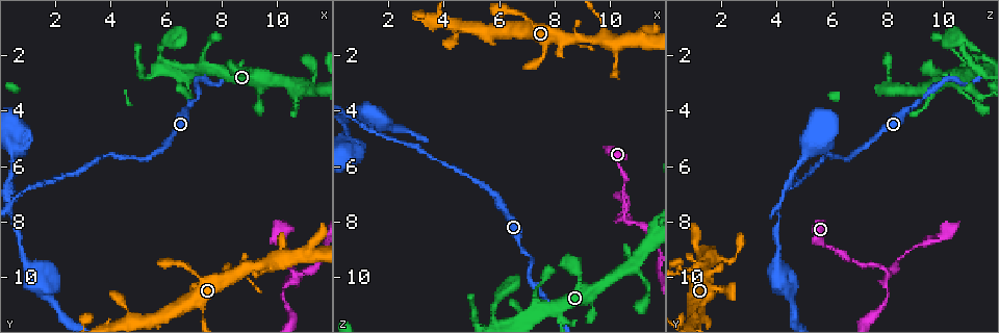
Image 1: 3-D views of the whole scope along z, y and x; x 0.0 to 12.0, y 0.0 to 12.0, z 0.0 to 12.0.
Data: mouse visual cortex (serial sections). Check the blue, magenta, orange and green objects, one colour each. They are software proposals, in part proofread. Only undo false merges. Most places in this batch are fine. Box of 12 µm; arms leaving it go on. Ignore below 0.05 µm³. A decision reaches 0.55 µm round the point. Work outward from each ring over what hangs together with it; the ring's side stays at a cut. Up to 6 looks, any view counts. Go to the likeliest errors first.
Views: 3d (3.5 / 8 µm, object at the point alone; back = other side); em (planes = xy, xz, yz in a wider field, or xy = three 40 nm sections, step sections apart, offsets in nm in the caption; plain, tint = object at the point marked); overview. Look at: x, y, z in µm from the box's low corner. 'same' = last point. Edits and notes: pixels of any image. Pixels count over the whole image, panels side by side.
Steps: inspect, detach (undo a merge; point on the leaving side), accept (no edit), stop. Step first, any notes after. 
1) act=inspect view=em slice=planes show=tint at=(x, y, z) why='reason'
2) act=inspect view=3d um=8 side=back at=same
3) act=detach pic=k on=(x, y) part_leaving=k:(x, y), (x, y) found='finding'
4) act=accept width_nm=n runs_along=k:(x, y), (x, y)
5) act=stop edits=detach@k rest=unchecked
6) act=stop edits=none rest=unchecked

act=inspect view=3d um=3.5 at=(10.6, 9.8, 8.0) why='three-way junction'

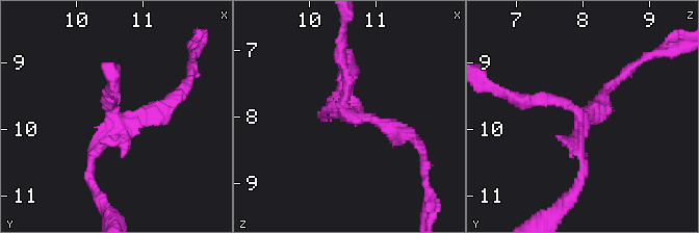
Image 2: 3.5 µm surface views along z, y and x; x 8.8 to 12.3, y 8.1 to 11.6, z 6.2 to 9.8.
act=inspect view=em slice=xy step=5 show=tint at=(10.65, 9.85, 8.00) why='shape alone is not enough'

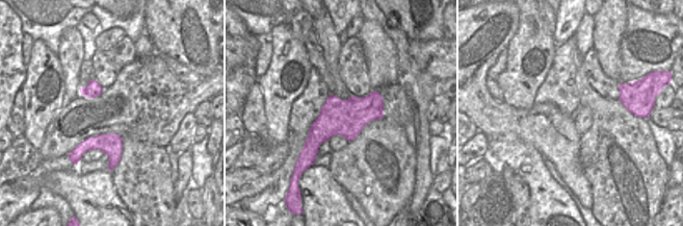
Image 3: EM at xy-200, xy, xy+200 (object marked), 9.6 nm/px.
act=accept runs_along=2:(527, 101), (562, 101), (584, 121), (580, 178) found='one cell here'

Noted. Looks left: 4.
act=inspect view=3d um=3.5 at=(6.8, 3.9, 9.0) why='sudden change in width'

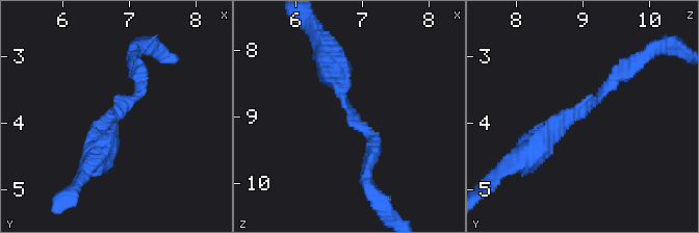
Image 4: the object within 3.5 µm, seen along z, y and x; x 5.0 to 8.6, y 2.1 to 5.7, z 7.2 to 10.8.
act=inspect view=em slice=xy step=5 show=tint at=(6.85, 3.85, 8.95) arm_widths_nm=200,350 why='now the EM'

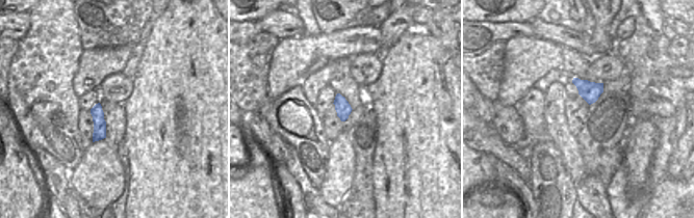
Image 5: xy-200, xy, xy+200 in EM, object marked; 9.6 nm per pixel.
act=accept runs_along=4:(527, 155), (626, 66) found='all the same cell'

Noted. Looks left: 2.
act=inspect view=3d um=3.5 at=(9.9, 9.4, 1.4)

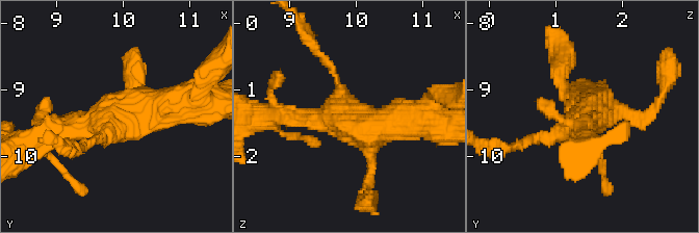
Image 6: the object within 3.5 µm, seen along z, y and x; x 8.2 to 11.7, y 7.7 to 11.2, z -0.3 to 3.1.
act=inspect view=em slice=planes show=tint at=(9.85, 9.35, 1.45)

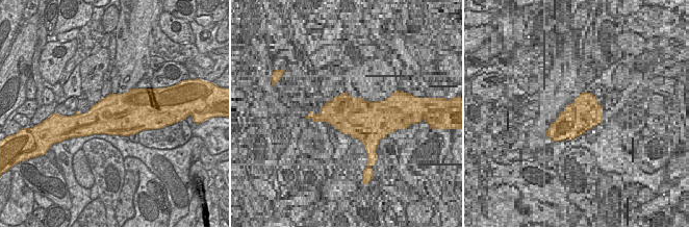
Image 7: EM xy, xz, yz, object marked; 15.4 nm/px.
act=accept arm_widths_nm=200,250,250,500 runs_along=6:(69, 131), (136, 108), (206, 102) found='all the same cell'

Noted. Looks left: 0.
act=stop edits=none rest=unchecked

